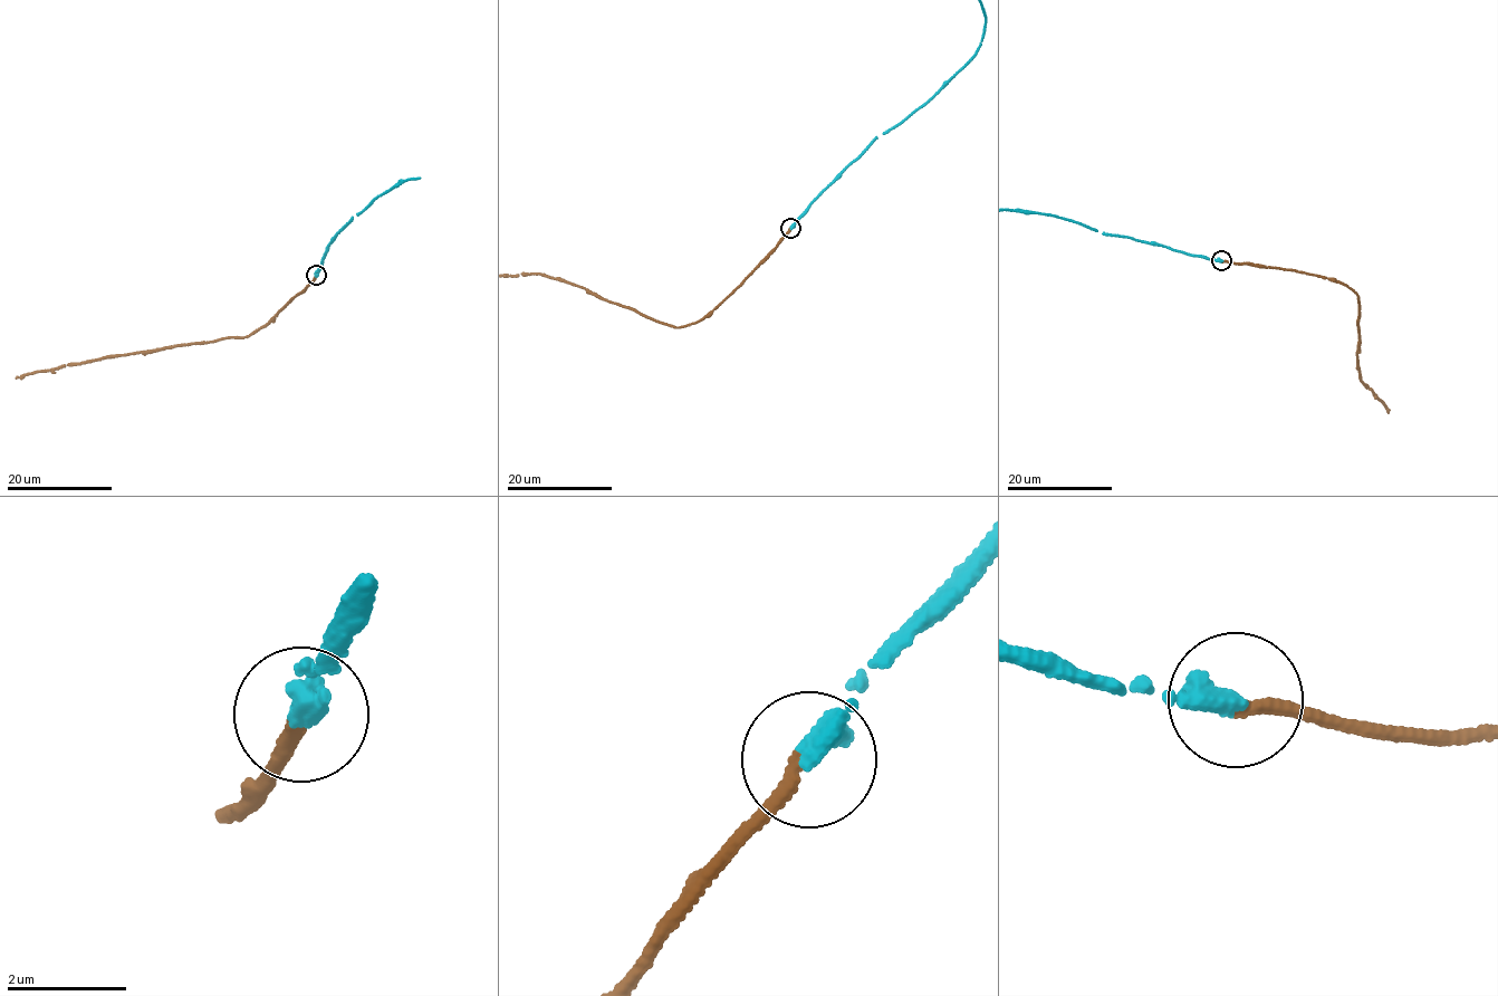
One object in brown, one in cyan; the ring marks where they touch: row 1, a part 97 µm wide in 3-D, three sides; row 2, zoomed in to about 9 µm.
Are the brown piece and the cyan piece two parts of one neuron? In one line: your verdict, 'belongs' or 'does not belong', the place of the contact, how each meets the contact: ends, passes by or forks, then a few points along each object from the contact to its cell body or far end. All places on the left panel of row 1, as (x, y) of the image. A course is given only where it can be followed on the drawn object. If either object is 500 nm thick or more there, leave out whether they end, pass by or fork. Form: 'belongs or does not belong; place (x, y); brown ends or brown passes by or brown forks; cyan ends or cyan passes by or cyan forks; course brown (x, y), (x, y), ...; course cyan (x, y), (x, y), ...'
belongs; place (316, 275); brown ends; cyan ends; course brown (315, 275), (263, 327), (242, 337), (68, 363), (16, 379)

